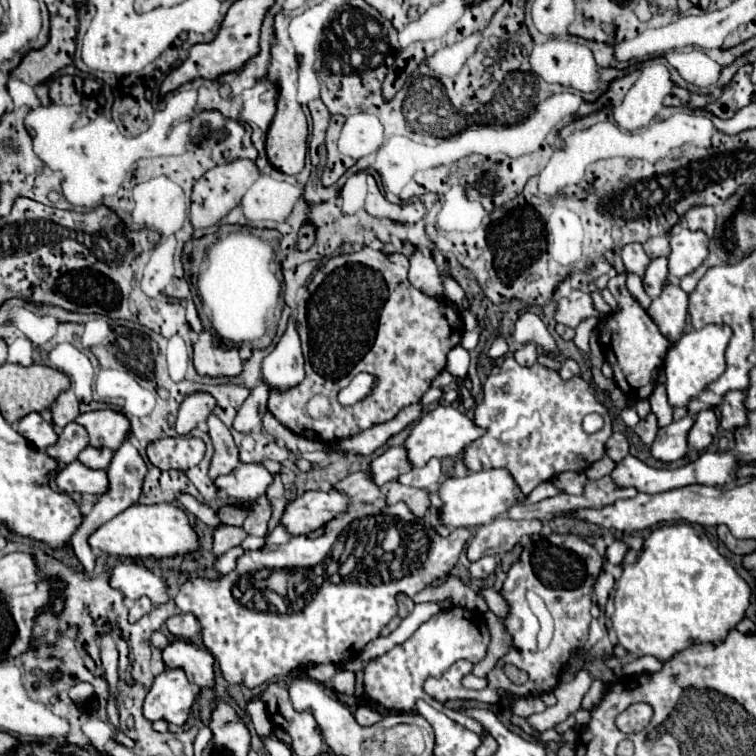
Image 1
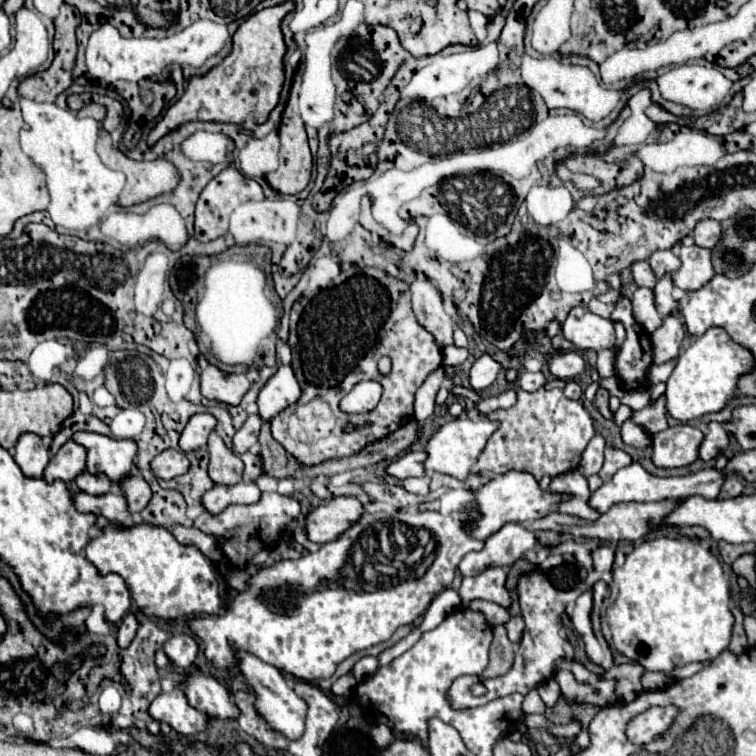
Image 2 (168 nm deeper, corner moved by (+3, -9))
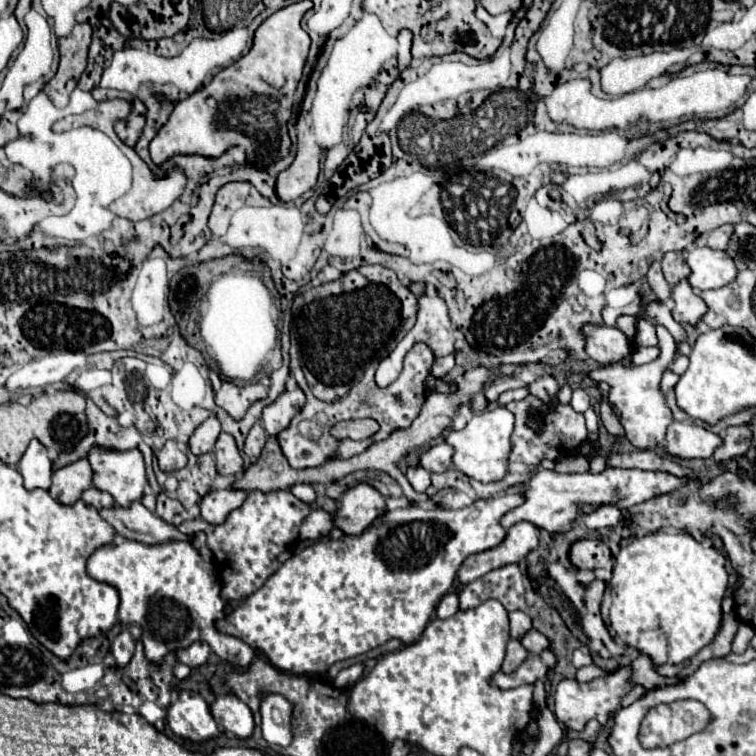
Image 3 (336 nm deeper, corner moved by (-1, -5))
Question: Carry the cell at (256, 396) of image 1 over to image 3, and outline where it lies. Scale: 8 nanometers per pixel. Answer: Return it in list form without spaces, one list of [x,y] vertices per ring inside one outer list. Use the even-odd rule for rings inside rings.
[[[255,424],[255,426],[251,428],[251,432],[247,434],[247,440],[245,440],[245,448],[243,448],[243,450],[245,450],[247,456],[259,458],[265,442],[267,442],[267,434],[265,434],[263,426],[261,426],[261,424]]]

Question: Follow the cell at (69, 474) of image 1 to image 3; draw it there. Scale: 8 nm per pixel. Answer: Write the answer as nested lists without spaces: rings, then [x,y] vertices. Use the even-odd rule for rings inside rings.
[[[133,502],[129,508],[99,510],[99,514],[127,540],[141,544],[165,544],[171,540],[187,540],[175,526],[163,522],[159,516],[149,512],[141,502]]]

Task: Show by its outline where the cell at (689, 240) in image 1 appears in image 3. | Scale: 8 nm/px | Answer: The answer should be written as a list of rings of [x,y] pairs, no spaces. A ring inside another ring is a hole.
[[[695,246],[687,252],[687,264],[691,268],[689,284],[697,292],[709,288],[723,288],[737,278],[737,266],[723,250]]]

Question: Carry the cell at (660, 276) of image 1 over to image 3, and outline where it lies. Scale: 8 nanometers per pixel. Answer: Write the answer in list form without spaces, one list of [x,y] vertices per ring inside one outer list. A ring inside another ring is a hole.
[[[681,280],[677,286],[673,286],[673,302],[675,302],[673,318],[679,324],[697,326],[703,314],[707,314],[707,304],[699,294],[693,292],[687,280]]]

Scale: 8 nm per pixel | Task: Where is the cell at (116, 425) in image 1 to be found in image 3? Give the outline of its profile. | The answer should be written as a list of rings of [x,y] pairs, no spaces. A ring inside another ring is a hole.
[[[93,448],[89,452],[89,464],[93,468],[93,486],[109,492],[117,506],[127,508],[131,502],[143,498],[147,476],[139,450],[113,452]]]

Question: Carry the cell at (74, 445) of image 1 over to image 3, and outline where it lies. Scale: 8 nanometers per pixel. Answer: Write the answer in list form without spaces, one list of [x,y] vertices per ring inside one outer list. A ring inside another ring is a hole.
[[[87,458],[69,464],[57,472],[53,472],[53,486],[49,494],[65,506],[71,506],[71,502],[77,502],[83,494],[83,490],[89,490],[91,484],[91,466]]]

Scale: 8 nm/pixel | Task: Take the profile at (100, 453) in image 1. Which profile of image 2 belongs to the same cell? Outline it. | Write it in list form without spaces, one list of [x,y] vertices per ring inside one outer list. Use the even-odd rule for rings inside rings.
[[[87,470],[75,478],[75,484],[79,486],[79,490],[89,494],[105,494],[111,490],[109,478],[103,478],[103,474],[87,474]]]

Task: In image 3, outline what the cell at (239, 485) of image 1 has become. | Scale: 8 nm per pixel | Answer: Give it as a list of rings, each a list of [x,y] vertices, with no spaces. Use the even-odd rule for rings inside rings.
[[[229,488],[211,492],[201,500],[201,518],[209,524],[225,522],[227,514],[243,504],[245,496],[247,494],[243,490],[229,490]]]

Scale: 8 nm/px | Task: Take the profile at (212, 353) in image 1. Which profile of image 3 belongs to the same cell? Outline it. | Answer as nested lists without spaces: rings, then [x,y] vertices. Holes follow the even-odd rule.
[[[223,382],[221,390],[215,396],[217,406],[221,406],[231,418],[241,420],[251,404],[263,400],[267,396],[267,388],[259,382],[247,386],[235,386],[233,382]]]

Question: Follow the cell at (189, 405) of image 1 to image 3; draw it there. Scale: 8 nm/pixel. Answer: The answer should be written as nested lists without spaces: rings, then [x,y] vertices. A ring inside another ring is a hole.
[[[215,416],[207,418],[207,420],[193,432],[193,436],[191,436],[191,440],[189,440],[191,452],[193,452],[195,456],[211,452],[213,446],[215,446],[215,442],[217,442],[217,436],[219,436],[219,434],[221,434],[221,424],[219,424],[219,420],[217,420]]]

